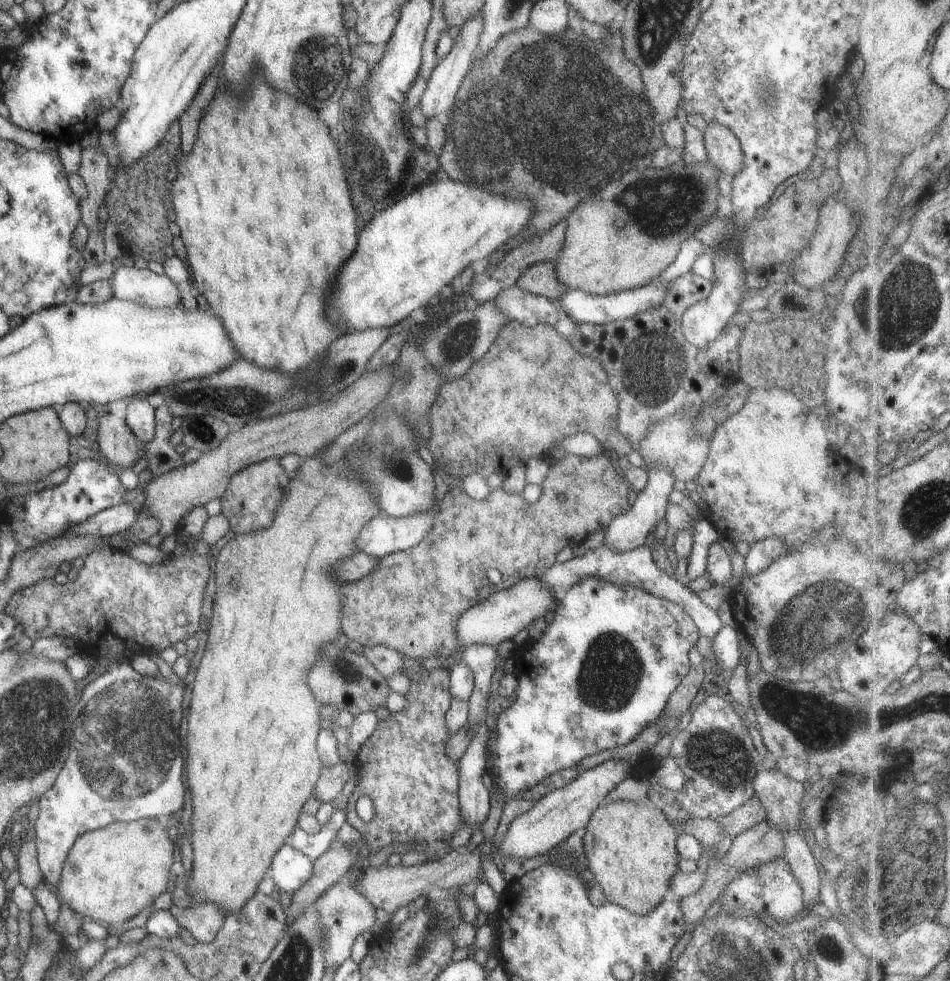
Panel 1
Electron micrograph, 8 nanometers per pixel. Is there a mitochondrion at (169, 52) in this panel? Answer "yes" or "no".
yes

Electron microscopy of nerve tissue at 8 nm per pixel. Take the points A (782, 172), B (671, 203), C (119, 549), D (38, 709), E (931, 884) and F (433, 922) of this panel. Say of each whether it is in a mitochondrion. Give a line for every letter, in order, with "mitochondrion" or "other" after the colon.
A: other
B: mitochondrion
C: other
D: mitochondrion
E: other
F: mitochondrion

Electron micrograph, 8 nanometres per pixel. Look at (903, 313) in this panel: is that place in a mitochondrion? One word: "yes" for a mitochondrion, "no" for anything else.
yes

